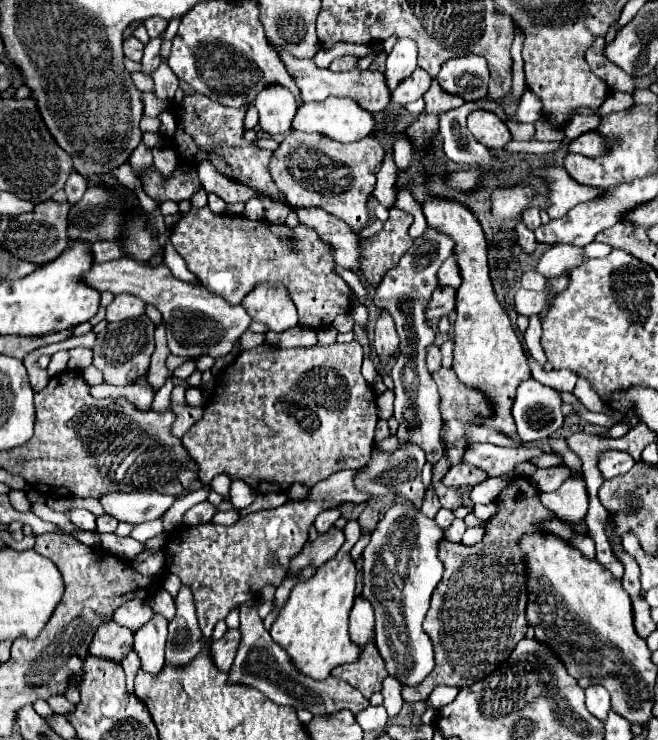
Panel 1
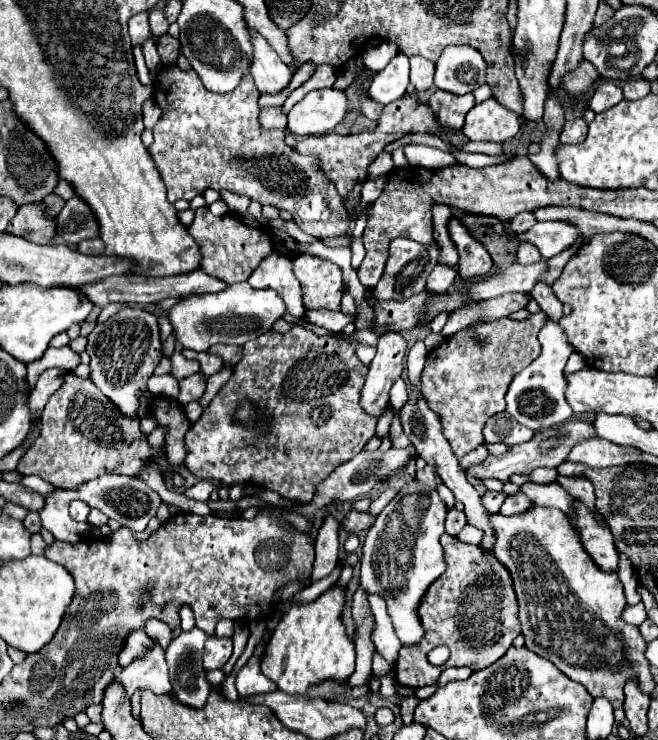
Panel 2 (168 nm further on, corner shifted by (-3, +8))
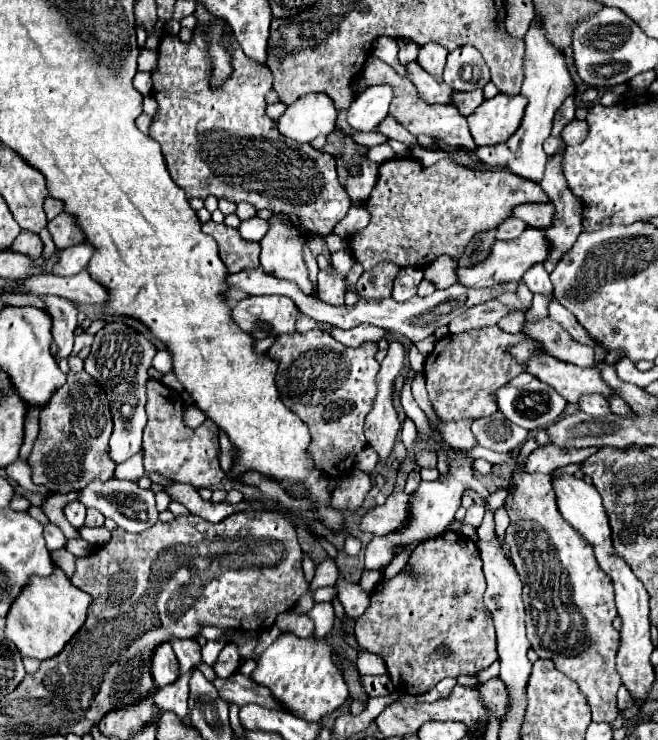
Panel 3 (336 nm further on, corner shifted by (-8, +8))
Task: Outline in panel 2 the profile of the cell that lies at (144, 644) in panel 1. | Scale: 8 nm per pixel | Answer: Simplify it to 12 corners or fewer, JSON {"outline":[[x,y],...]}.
{"outline":[[154,640],[116,674],[128,698],[136,688],[172,690],[164,648]]}

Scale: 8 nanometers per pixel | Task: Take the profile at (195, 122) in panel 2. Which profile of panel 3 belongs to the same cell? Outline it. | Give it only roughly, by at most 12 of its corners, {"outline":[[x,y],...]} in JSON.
{"outline":[[205,30],[165,32],[149,136],[187,198],[351,208],[335,158],[265,114],[269,68],[235,44],[209,84]]}

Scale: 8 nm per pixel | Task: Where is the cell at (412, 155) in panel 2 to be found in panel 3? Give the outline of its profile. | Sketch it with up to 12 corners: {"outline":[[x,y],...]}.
{"outline":[[539,18],[525,40],[519,130],[477,154],[539,184],[553,116],[577,86]]}

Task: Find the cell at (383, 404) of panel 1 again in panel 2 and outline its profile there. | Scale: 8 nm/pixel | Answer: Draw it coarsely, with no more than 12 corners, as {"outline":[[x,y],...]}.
{"outline":[[386,408],[380,416],[376,434],[386,436],[390,430],[390,424],[394,420],[396,408]]}

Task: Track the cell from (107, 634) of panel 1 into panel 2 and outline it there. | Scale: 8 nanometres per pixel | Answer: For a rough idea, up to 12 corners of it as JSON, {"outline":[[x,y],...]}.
{"outline":[[132,630],[120,650],[120,668],[152,644],[144,630]]}

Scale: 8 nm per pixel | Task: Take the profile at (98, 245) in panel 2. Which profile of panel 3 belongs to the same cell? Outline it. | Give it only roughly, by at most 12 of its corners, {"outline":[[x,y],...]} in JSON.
{"outline":[[89,244],[65,248],[53,266],[57,276],[81,272],[93,256]]}

